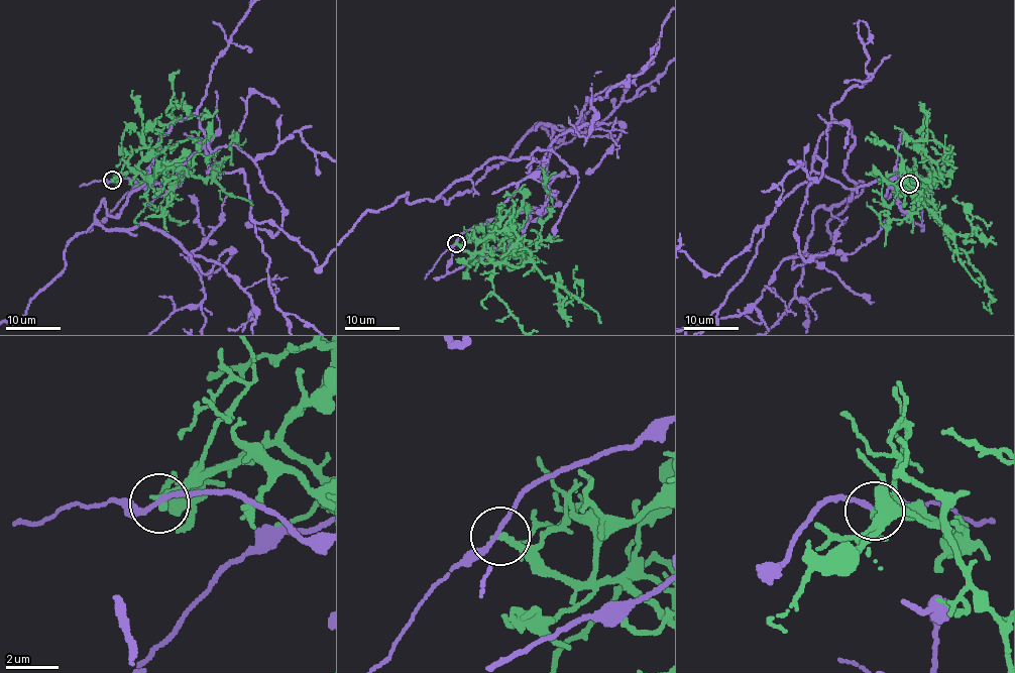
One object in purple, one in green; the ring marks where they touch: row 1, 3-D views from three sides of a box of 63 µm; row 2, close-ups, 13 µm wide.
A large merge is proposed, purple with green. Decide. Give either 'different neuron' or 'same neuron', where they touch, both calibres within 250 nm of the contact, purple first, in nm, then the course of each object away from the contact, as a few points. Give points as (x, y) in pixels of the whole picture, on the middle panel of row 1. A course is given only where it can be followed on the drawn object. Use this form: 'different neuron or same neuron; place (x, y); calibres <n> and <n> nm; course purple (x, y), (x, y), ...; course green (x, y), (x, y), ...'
different neuron; place (456, 243); calibres 170 and 280 nm; course purple (455, 244), (547, 205), (551, 123), (446, 204), (406, 193), (364, 212); course green (455, 244), (492, 262), (532, 262), (556, 285), (558, 302), (577, 295), (577, 282), (580, 302), (591, 309)

